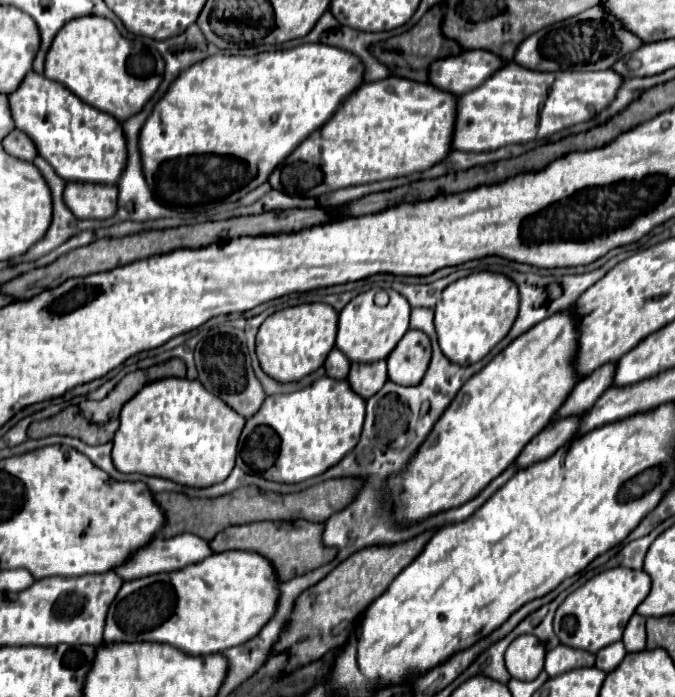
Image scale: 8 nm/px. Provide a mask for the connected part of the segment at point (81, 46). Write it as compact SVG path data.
M82 16L66 24L54 38L48 56L44 76L64 84L70 92L80 96L86 104L112 114L116 120L124 122L138 114L144 104L156 94L164 78L164 60L158 54L156 66L146 66L148 72L136 72L128 66L128 60L136 54L130 40L118 34L112 20L100 16Z

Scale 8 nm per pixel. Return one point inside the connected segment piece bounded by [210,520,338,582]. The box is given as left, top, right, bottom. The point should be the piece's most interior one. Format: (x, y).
(294, 548)

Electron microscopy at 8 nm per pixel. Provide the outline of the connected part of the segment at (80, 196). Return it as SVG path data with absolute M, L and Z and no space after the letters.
M68 182L64 202L80 220L108 220L116 214L118 188L112 184Z

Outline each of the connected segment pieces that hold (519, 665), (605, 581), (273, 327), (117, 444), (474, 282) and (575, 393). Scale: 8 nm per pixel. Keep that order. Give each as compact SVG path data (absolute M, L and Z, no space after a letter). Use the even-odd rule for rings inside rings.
M532 634L518 636L506 650L506 668L516 680L534 680L544 668L546 646Z
M624 566L604 570L566 596L566 600L556 610L554 632L562 644L596 654L600 648L622 640L628 620L636 612L638 604L648 596L648 592L650 576L644 570L632 570Z
M298 304L274 312L264 320L256 336L256 354L262 370L280 382L296 382L320 368L334 348L338 312L330 304Z
M162 378L146 384L120 412L120 428L114 436L112 460L120 472L138 472L146 476L160 476L174 480L182 486L206 488L224 482L236 462L238 438L246 424L246 418L234 412L224 400L204 390L198 380L188 378Z
M472 272L456 282L452 282L436 304L434 324L438 332L438 344L444 356L460 366L474 364L482 360L512 328L518 308L520 308L520 292L516 282L512 282L506 274L500 272Z
M604 364L604 368L598 368L592 372L592 376L584 378L568 396L564 402L564 408L558 410L556 416L572 416L576 412L586 412L592 408L592 404L614 384L616 364Z

